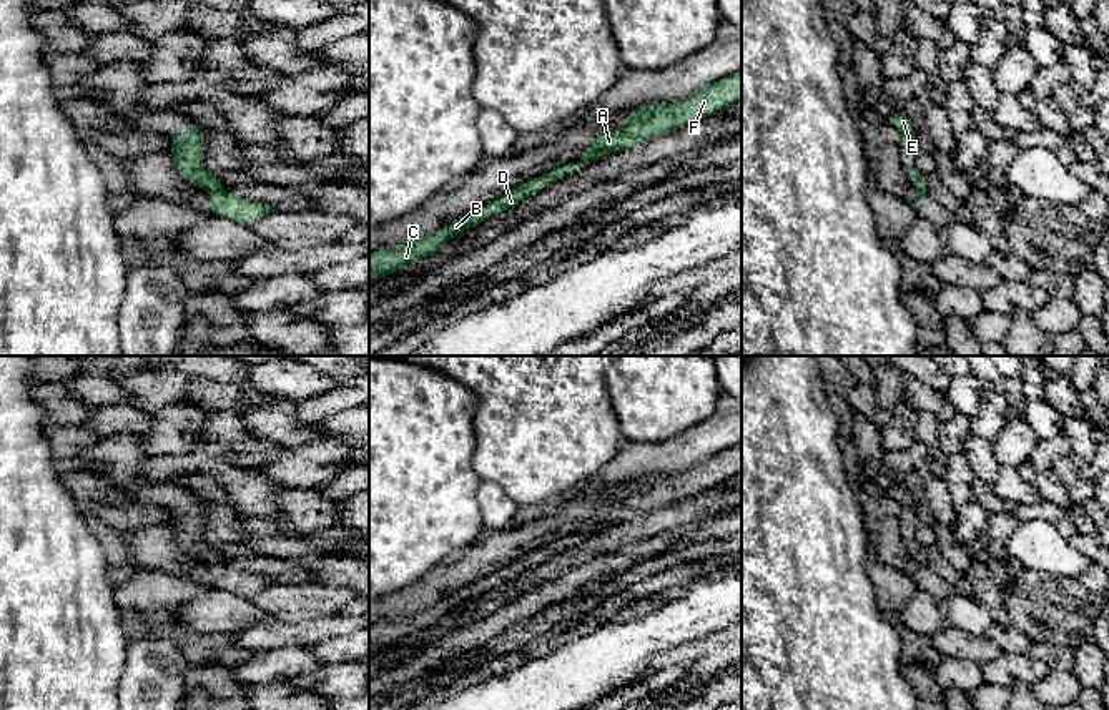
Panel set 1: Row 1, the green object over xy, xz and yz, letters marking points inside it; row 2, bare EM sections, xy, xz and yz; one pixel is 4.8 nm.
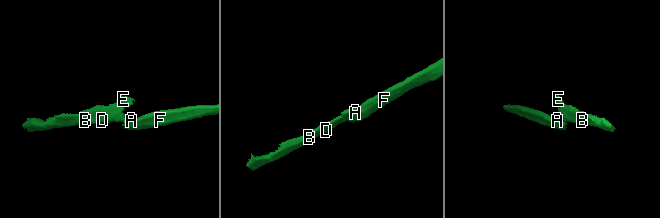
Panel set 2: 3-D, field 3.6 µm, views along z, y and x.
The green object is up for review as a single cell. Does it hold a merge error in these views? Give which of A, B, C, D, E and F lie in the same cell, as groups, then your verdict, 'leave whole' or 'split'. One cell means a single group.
groups A F / B C D E; split

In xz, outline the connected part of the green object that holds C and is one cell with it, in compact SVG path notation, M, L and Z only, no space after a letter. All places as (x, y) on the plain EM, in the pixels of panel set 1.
M582 532L564 535L545 547L532 550L517 560L512 560L500 570L462 587L456 594L419 612L369 625L369 653L376 653L379 650L394 647L421 632L426 632L436 627L447 614L451 614L454 609L461 607L462 604L487 594L497 585L502 585L505 582L510 582L520 577L527 569L539 565L554 552L577 545L584 539L585 535Z

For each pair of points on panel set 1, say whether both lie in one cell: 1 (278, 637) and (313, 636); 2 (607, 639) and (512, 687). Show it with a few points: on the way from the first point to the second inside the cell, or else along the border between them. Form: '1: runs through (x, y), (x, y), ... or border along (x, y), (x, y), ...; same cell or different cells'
1: runs through (286, 636), (305, 636); same cell
2: runs through (584, 662), (567, 679), (549, 687), (536, 687); same cell

